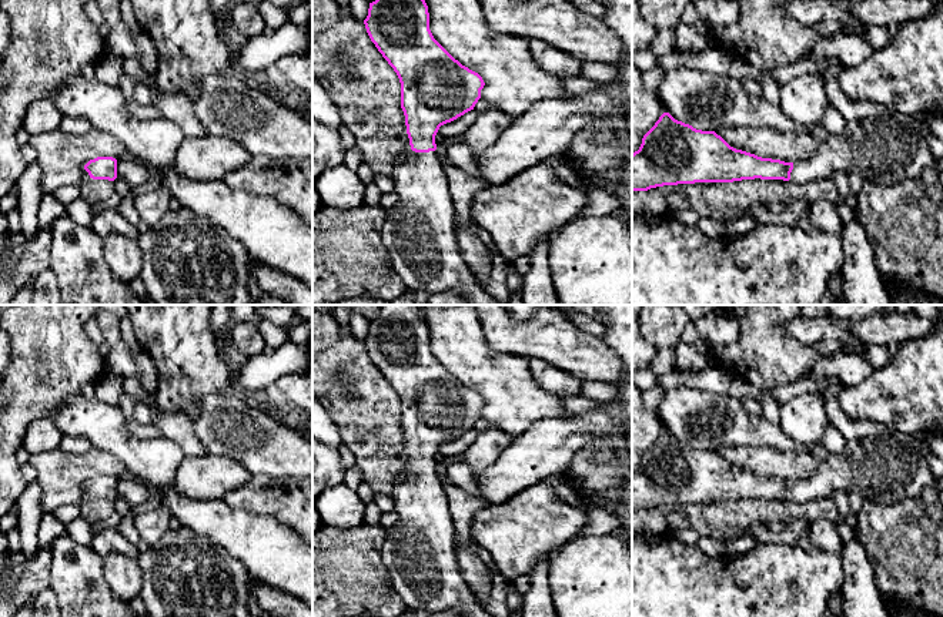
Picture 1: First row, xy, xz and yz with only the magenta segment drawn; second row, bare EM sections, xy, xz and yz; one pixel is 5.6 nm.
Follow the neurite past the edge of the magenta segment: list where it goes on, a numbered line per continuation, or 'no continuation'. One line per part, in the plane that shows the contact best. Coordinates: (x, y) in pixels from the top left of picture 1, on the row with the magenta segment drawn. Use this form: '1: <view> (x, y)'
1: xz (418, 232)

